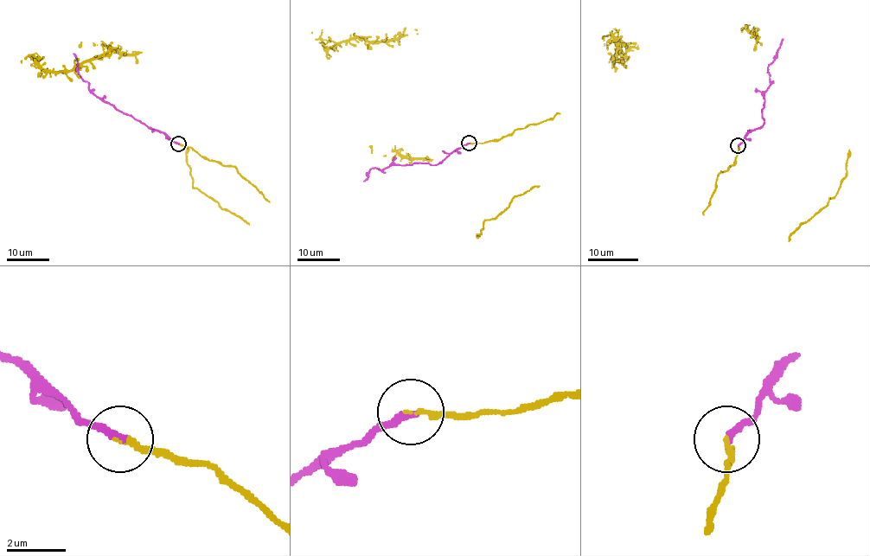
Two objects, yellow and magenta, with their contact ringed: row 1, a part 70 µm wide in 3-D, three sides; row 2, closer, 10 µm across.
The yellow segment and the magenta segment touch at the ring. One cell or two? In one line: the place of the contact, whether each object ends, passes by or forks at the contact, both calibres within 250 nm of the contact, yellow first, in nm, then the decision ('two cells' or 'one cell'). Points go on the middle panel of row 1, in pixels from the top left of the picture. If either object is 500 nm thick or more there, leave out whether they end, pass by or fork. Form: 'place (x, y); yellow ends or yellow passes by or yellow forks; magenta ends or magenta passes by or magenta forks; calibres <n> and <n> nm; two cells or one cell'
place (469, 143); yellow ends; magenta ends; calibres 160 and 280 nm; one cell

